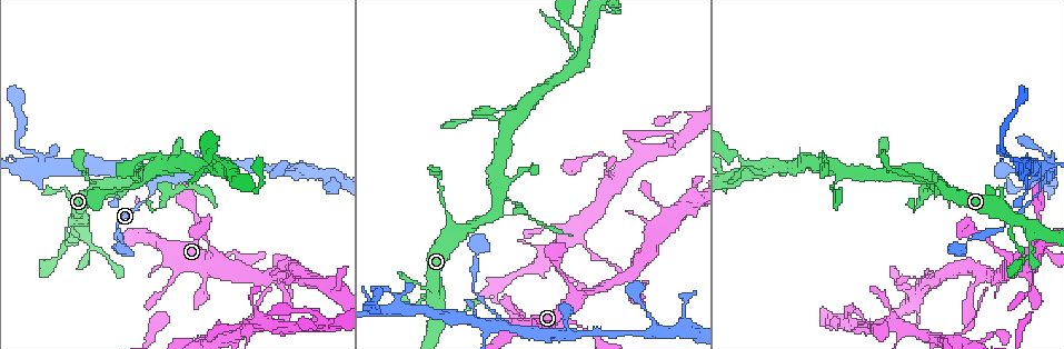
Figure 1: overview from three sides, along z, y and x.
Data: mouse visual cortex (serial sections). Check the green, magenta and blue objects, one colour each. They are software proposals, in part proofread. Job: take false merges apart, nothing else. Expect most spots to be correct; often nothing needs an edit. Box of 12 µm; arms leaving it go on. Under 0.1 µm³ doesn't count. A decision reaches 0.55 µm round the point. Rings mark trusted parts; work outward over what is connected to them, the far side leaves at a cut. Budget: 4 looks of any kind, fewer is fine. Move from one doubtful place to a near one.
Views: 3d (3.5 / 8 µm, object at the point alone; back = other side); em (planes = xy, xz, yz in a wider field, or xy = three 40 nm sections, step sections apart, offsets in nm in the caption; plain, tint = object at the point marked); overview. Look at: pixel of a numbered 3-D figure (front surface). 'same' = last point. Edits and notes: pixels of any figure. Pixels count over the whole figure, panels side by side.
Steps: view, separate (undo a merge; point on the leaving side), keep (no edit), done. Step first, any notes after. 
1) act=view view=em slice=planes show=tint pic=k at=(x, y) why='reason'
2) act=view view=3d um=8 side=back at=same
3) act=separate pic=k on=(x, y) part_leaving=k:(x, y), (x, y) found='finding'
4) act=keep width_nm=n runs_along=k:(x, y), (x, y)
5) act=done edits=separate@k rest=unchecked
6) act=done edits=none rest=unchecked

act=view view=3d um=3.5 pic=1 at=(498, 211) why='sharp bend'

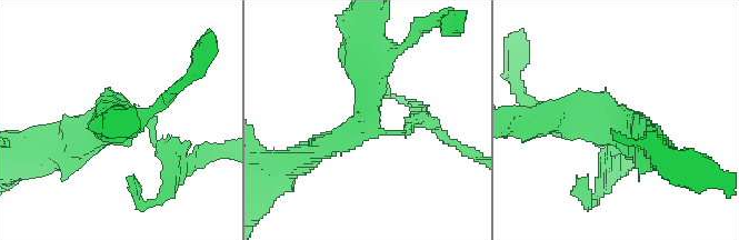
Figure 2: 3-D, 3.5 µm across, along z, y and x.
act=view view=em slice=xy step=5 show=tint pic=2 at=(612, 118) arms=3 arm_widths_nm=150,300,400

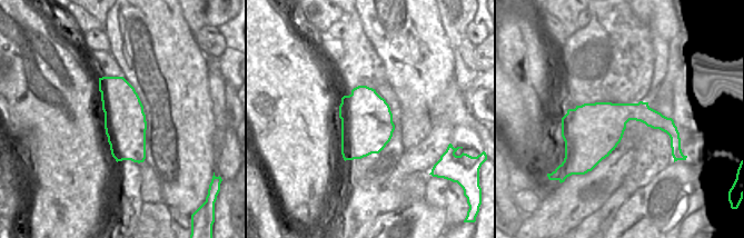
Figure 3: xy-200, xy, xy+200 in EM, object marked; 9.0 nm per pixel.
act=keep width_nm=460 runs_along=2:(313, 151), (368, 120), (368, 46) found='continuous, no second cell'

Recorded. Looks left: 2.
act=view view=3d um=3.5 pic=1 at=(625, 278) why='four or more arms meet'

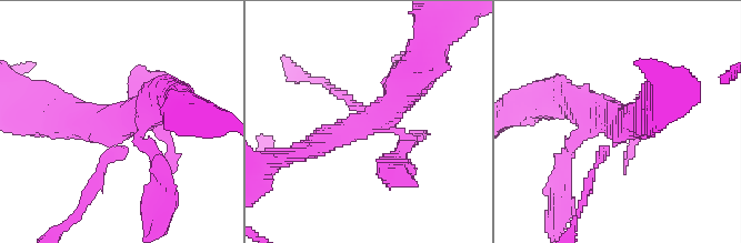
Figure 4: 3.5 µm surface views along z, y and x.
act=view view=em slice=xy step=2 show=tint pic=4 at=(125, 120)

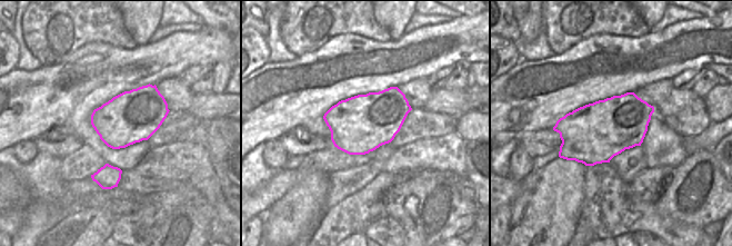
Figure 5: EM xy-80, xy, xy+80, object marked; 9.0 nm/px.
act=keep runs_along=4:(303, 152), (376, 118), (427, 69) found='continuous, no second cell'

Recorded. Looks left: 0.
act=done edits=none rest=unchecked

